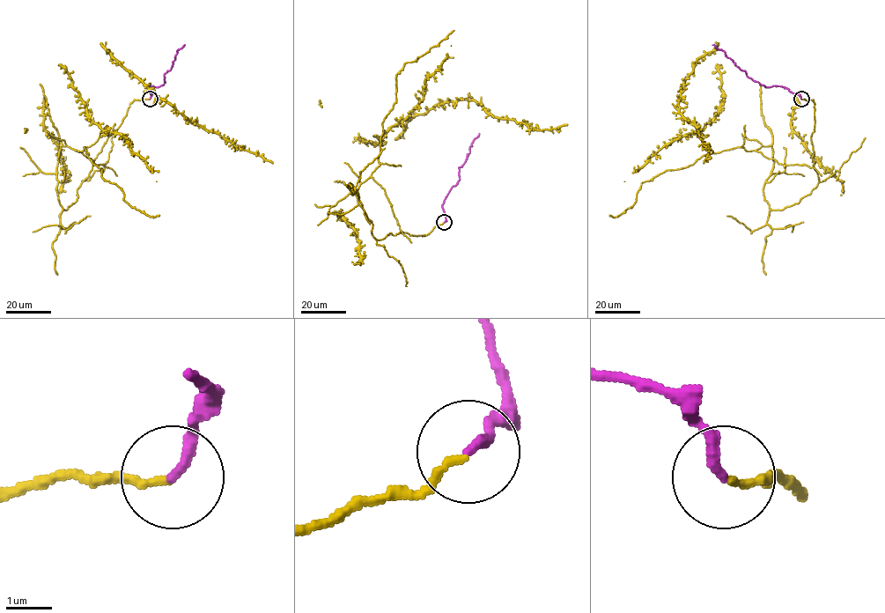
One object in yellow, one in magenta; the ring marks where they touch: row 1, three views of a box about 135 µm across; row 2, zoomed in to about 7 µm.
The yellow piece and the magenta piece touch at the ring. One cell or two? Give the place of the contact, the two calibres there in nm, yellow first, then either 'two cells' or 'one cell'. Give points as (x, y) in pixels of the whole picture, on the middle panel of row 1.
(444, 222) | 160/220 nm | one cell

